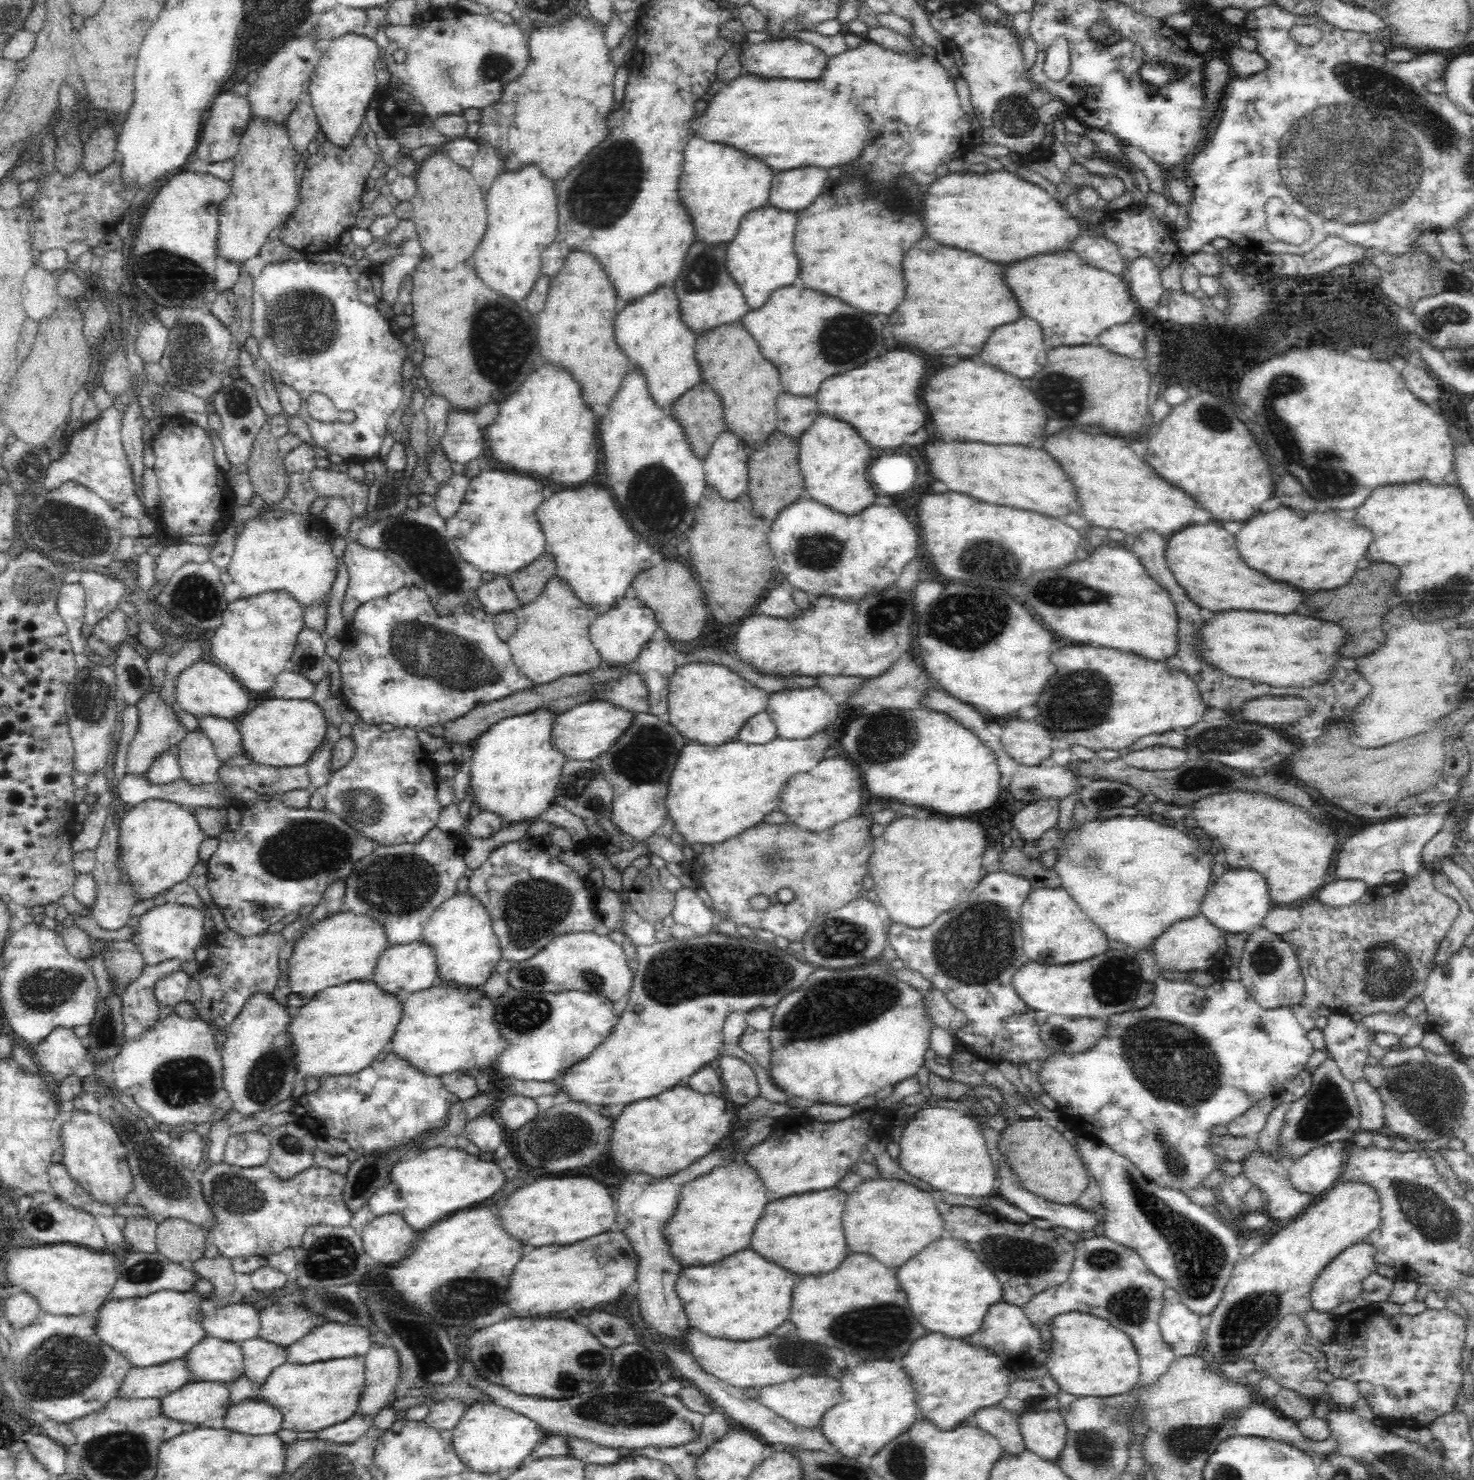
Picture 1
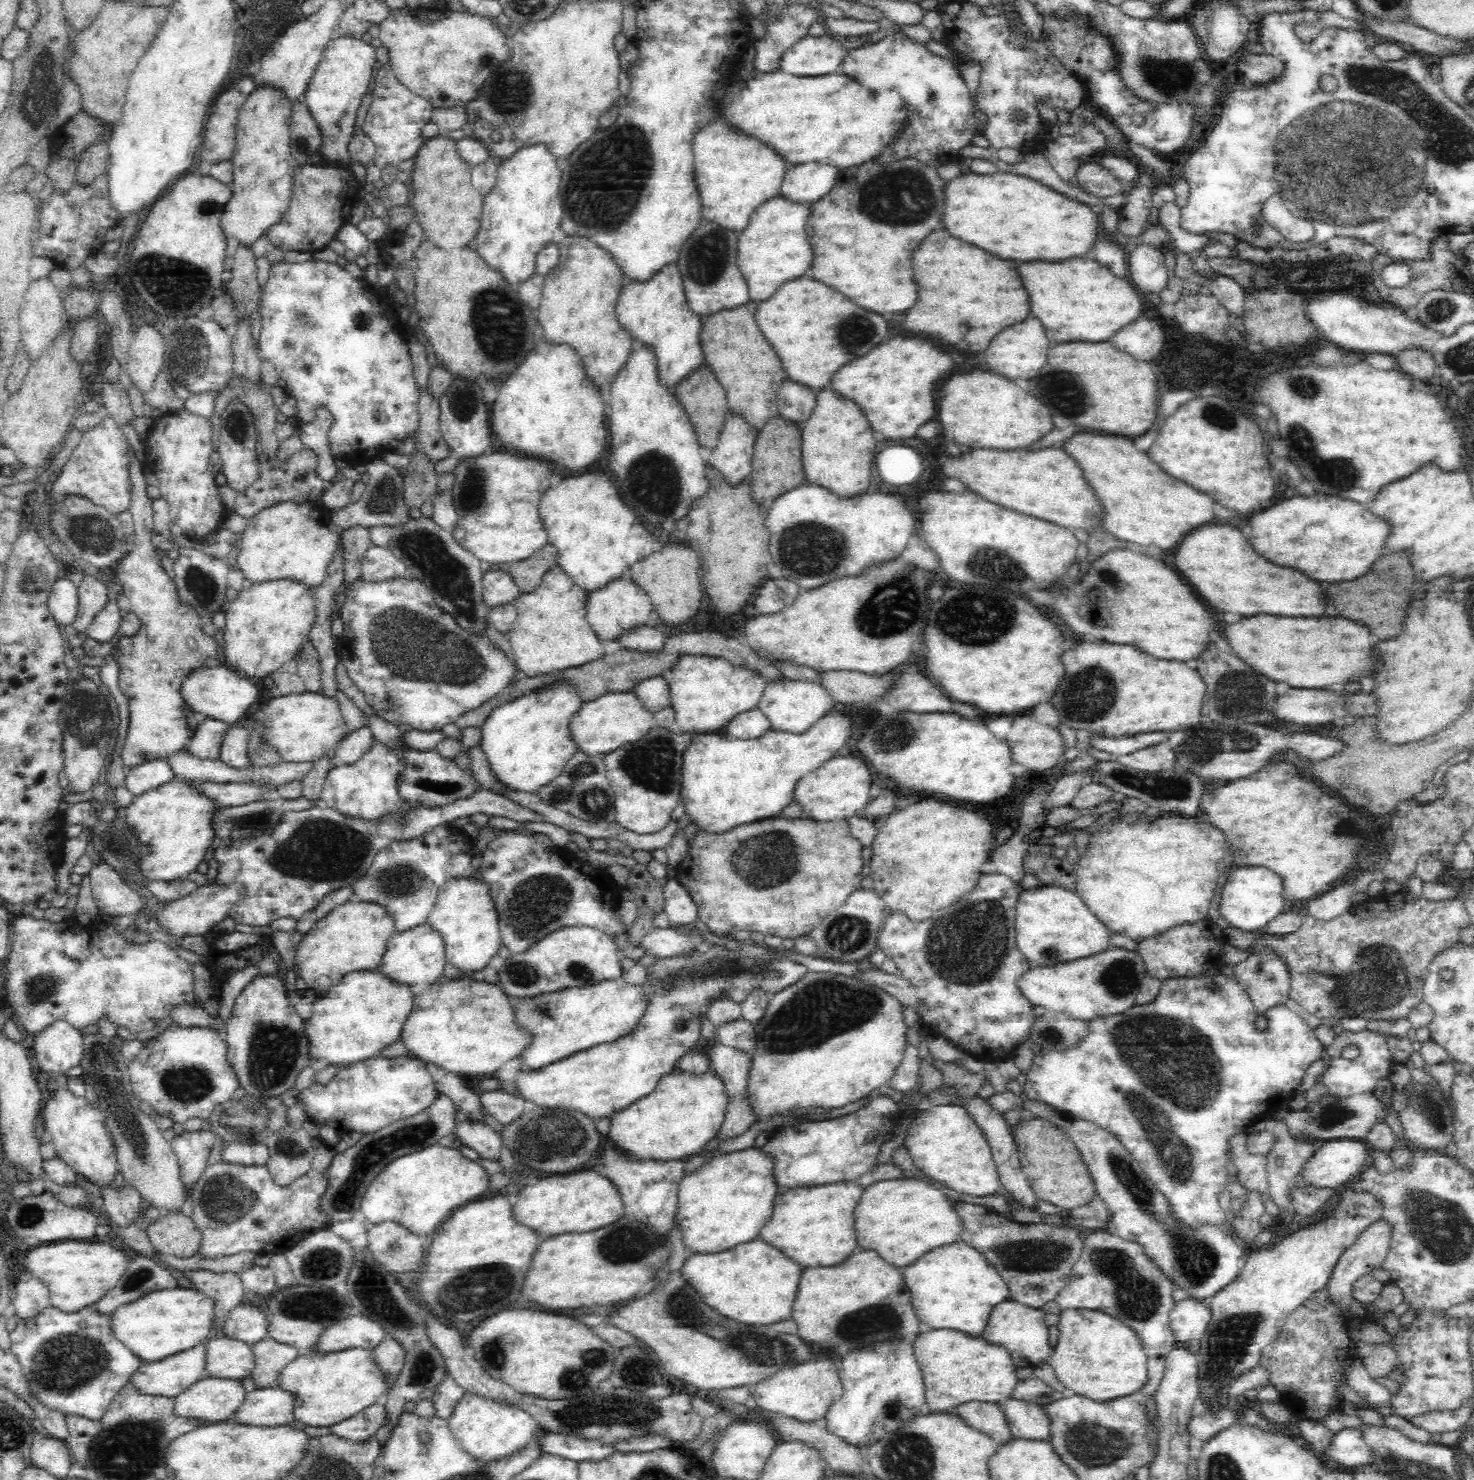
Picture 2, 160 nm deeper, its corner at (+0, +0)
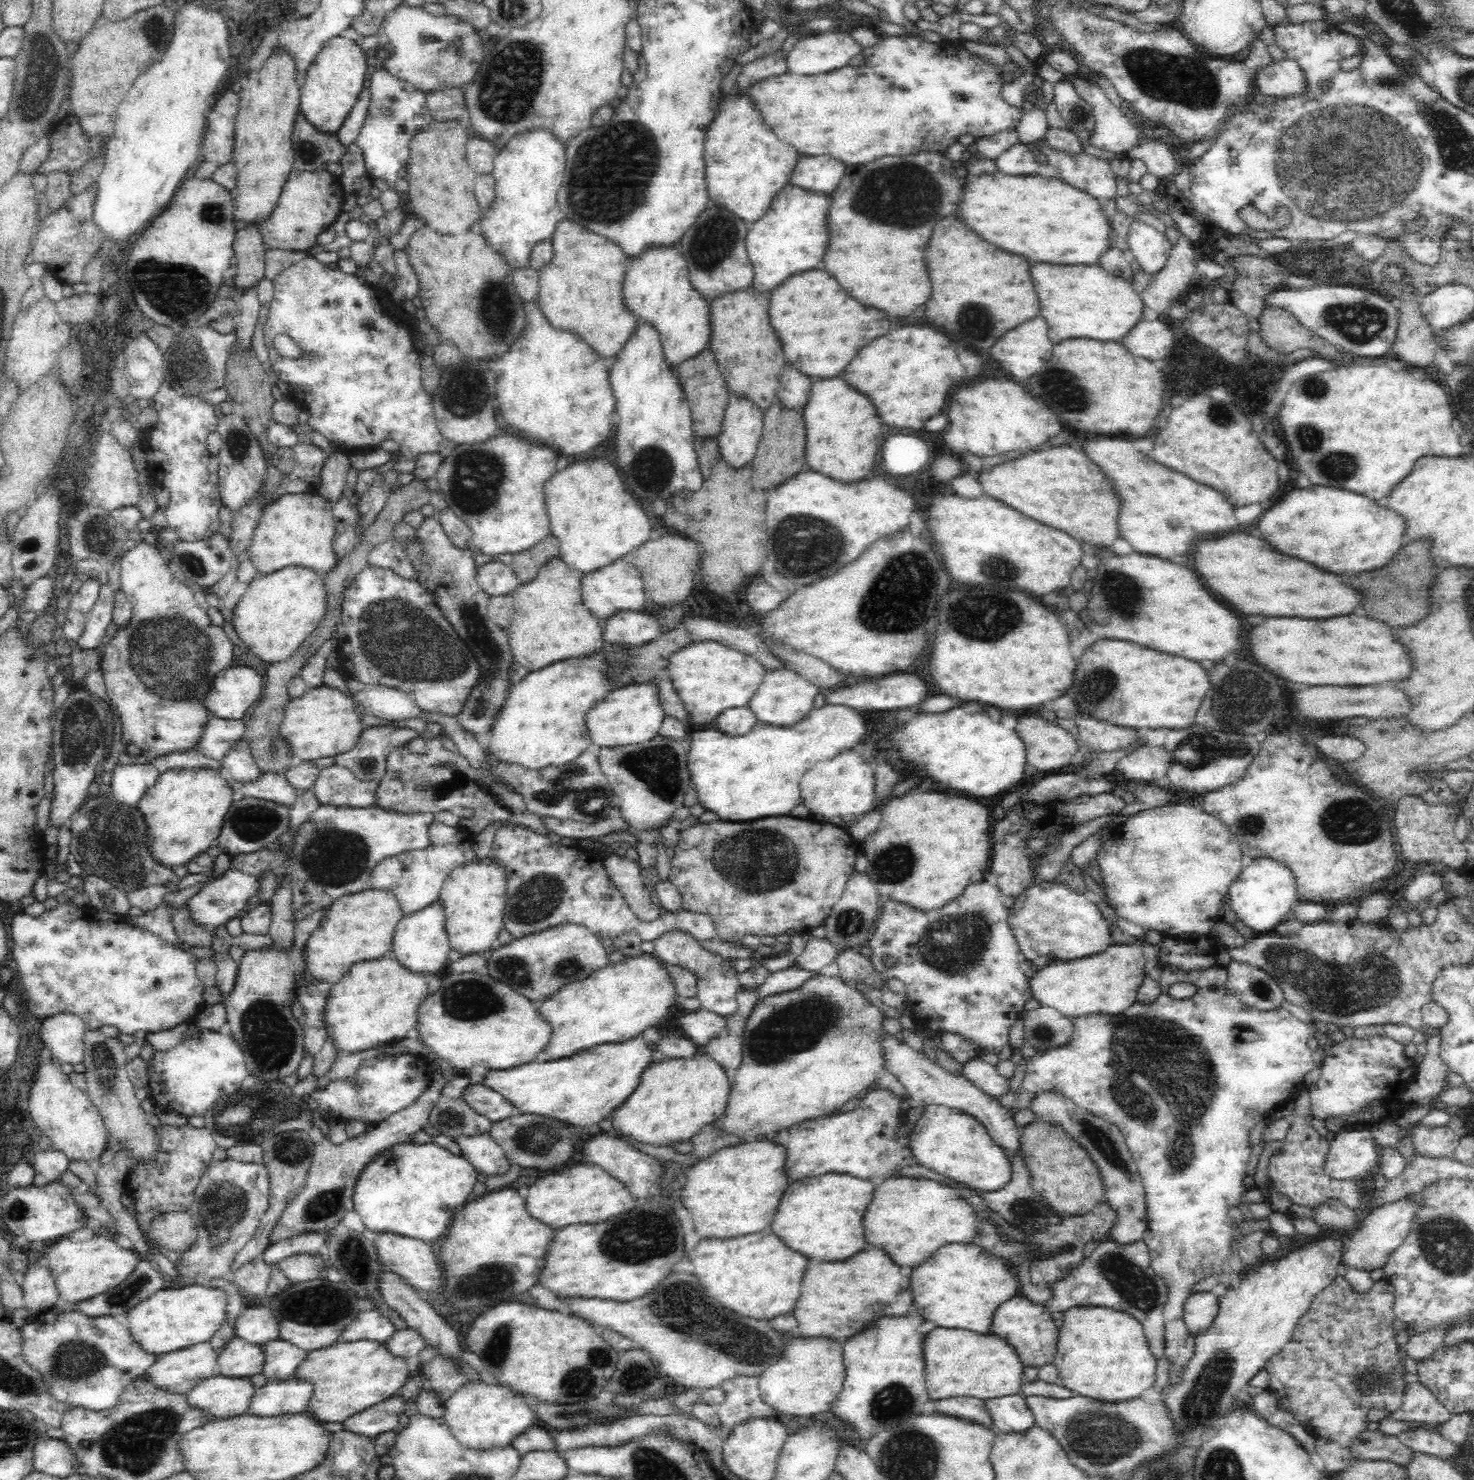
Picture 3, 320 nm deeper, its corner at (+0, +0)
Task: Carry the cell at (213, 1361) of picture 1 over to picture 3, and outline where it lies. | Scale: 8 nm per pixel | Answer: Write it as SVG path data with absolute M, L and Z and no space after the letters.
M235 1336L217 1352L216 1364L222 1376L249 1378L262 1372L264 1357L260 1345Z

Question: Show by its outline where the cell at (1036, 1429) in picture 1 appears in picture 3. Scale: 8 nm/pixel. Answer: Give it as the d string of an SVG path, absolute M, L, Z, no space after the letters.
M1019 1393L985 1401L998 1433L1026 1433L1035 1428L1035 1416Z

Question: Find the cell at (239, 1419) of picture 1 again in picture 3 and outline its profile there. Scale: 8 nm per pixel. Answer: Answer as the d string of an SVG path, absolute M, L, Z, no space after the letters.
M292 1376L255 1389L247 1413L254 1416L296 1415L305 1412L311 1396L311 1385Z

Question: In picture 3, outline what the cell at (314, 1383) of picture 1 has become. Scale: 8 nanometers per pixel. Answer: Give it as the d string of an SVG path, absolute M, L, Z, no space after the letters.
M338 1340L330 1346L307 1351L293 1377L311 1385L312 1396L305 1412L310 1415L310 1419L322 1424L342 1423L349 1416L395 1396L408 1375L405 1359L390 1355L384 1343L372 1340Z

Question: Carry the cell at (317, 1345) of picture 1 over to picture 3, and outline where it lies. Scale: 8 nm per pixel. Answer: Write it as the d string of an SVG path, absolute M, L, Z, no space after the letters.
M368 1309L357 1314L350 1324L344 1326L338 1340L342 1342L372 1340L385 1343L395 1332L396 1327L388 1317L376 1309Z

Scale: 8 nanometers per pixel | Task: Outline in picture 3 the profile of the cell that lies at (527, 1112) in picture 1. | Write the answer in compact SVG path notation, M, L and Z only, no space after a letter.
M482 1083L472 1084L470 1088L466 1088L462 1097L478 1114L492 1122L500 1122L517 1113L514 1104L504 1095Z

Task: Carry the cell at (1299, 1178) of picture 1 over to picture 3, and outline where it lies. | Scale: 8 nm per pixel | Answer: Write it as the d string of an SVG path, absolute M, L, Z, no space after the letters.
M1369 1130L1336 1134L1324 1159L1323 1173L1334 1180L1363 1179L1376 1172L1377 1145Z

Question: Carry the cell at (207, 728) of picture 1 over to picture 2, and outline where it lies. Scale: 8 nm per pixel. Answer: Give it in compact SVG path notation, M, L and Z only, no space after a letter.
M236 724L228 725L221 736L219 759L232 767L252 765L246 756L248 730Z

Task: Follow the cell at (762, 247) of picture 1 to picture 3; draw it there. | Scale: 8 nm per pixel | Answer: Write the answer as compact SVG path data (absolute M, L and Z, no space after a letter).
M787 184L772 197L764 216L747 227L745 247L753 268L751 287L756 292L769 293L790 276L819 268L828 242L828 231L824 228L828 202L827 195Z

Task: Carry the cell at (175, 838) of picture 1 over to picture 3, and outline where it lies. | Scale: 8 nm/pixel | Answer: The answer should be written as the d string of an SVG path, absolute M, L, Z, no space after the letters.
M168 770L160 774L137 802L136 811L148 832L150 854L164 868L187 866L192 858L218 845L225 814L233 803L229 783L211 770Z

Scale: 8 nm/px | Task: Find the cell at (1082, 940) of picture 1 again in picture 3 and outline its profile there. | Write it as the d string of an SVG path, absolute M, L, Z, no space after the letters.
M1036 879L1009 908L1008 925L1020 953L1037 967L1054 960L1074 960L1104 952L1110 946L1110 926L1098 906L1084 894L1078 894L1055 880Z

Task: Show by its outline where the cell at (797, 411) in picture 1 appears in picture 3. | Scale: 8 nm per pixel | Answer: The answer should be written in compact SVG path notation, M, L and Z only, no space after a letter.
M790 365L780 374L775 395L784 408L801 412L811 395L811 379Z

